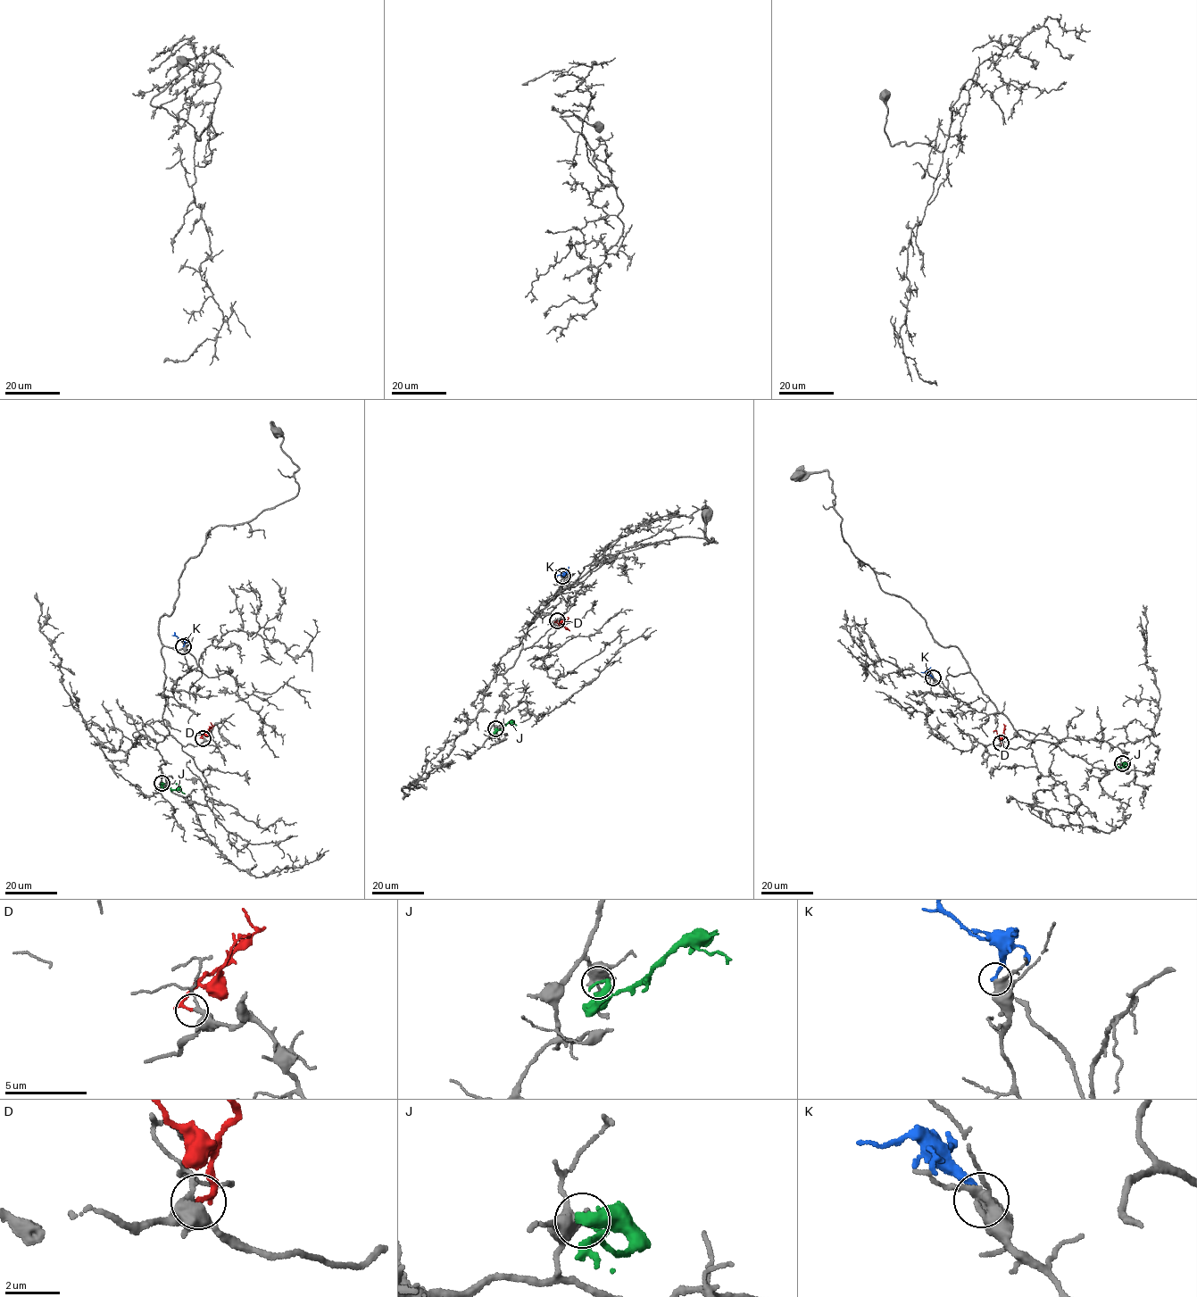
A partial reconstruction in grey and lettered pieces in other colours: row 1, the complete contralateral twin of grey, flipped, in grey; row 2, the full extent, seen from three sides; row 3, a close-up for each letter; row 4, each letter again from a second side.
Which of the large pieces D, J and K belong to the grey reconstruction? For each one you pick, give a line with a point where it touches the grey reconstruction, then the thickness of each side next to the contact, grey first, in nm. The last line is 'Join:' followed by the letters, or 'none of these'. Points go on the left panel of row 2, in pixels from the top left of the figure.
Join: none of these

